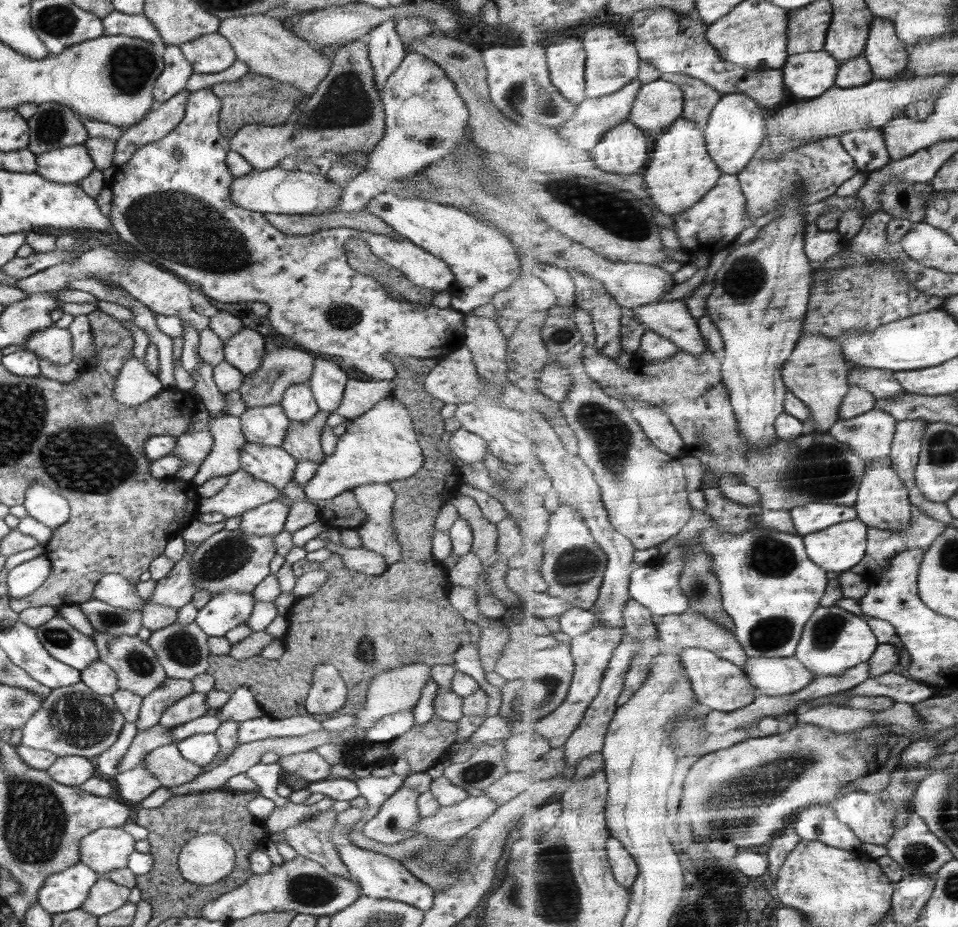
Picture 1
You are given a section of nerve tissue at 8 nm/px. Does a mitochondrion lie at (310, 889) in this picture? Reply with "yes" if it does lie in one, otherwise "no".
yes

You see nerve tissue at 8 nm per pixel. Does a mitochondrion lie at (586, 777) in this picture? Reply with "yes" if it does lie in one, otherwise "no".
no

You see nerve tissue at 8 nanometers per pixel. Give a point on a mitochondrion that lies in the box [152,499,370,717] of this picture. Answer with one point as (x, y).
(229, 555)

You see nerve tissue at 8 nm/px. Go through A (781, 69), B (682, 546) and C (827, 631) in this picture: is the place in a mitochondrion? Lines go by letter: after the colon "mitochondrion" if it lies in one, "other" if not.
A: other
B: mitochondrion
C: mitochondrion

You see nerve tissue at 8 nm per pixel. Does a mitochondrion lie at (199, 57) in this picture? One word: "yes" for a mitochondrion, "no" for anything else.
no

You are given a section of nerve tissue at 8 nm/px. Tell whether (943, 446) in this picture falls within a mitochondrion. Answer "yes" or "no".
yes

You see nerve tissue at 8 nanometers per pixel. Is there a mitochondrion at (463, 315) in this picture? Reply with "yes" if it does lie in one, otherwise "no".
no

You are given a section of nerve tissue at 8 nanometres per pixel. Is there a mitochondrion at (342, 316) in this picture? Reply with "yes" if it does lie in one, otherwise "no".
yes

